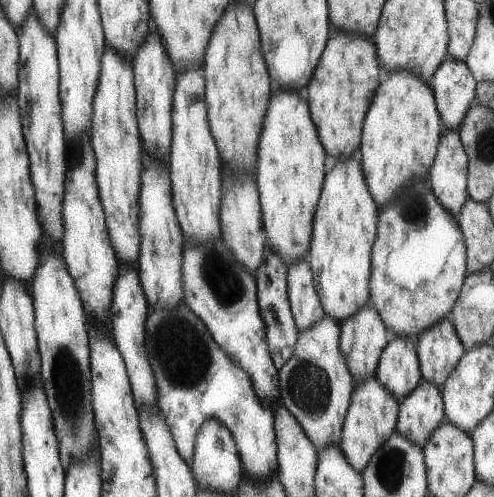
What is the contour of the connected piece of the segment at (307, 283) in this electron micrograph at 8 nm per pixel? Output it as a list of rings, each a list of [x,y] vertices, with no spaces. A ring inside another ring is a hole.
[[[306,260],[293,262],[286,270],[287,296],[290,312],[298,332],[307,330],[323,318],[324,310],[317,292],[313,274]]]

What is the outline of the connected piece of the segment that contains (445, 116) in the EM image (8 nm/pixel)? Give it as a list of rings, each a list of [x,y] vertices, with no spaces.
[[[446,56],[431,75],[428,85],[432,88],[442,127],[458,130],[475,96],[476,82],[469,68],[464,62]]]

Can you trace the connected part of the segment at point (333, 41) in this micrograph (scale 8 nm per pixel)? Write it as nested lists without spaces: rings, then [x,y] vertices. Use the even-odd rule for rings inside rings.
[[[332,29],[303,94],[317,138],[325,154],[336,160],[349,158],[351,152],[357,153],[355,148],[359,148],[363,114],[379,86],[379,68],[371,37]]]

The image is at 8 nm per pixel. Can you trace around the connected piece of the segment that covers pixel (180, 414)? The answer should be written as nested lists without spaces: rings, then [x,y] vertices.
[[[177,304],[177,306],[169,306],[169,308],[159,308],[159,310],[149,309],[147,318],[145,318],[143,344],[147,350],[147,362],[149,362],[153,378],[155,378],[157,409],[167,423],[177,454],[188,467],[191,466],[195,435],[199,426],[206,420],[213,419],[224,424],[231,433],[247,479],[265,480],[267,476],[271,476],[276,471],[277,446],[271,411],[264,407],[255,396],[249,376],[239,366],[233,364],[231,358],[213,342],[203,321],[199,320],[187,308],[187,305]]]

